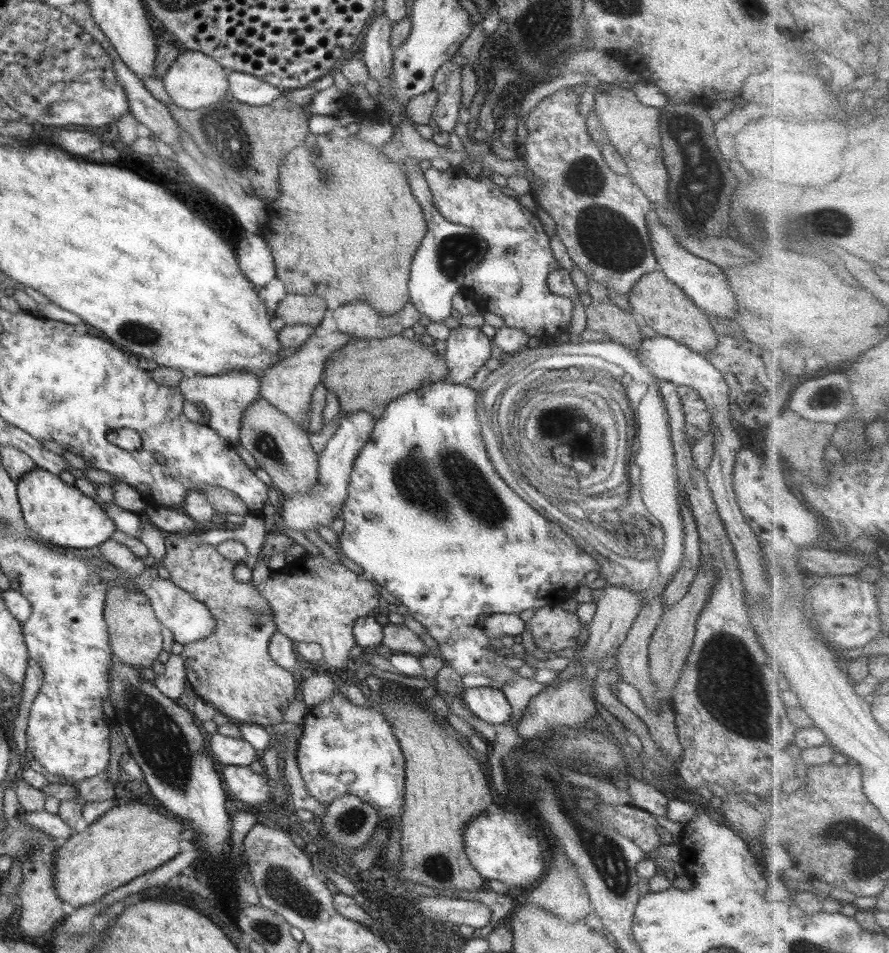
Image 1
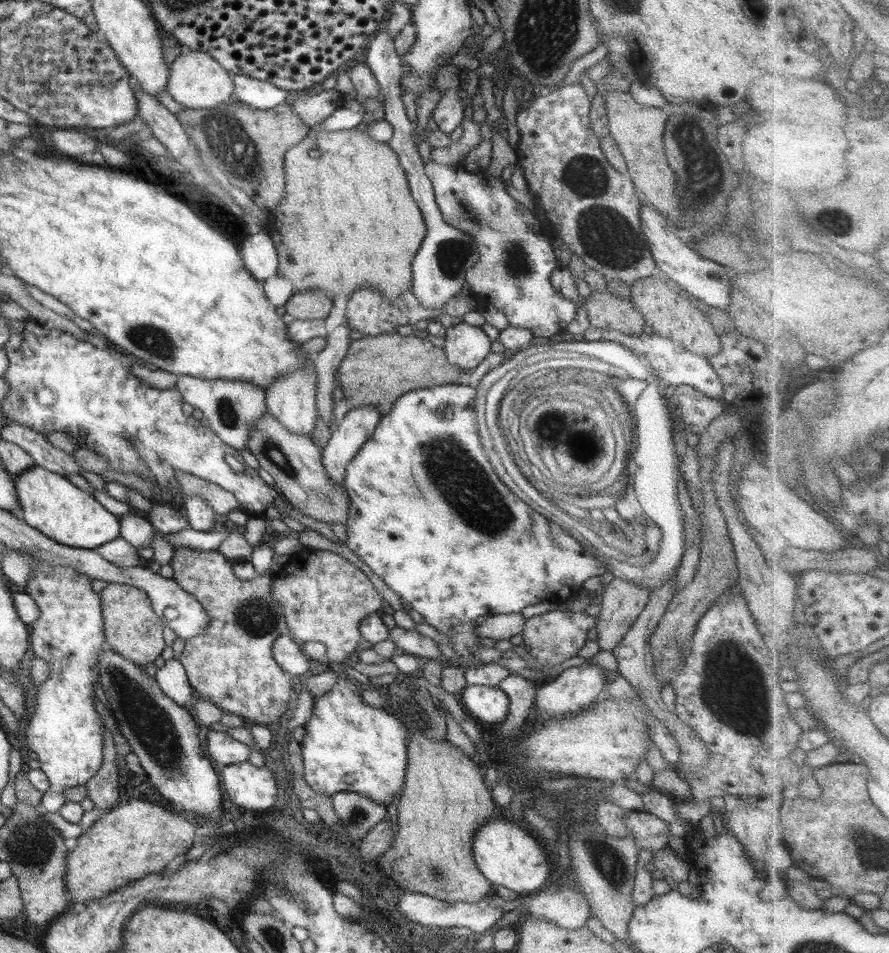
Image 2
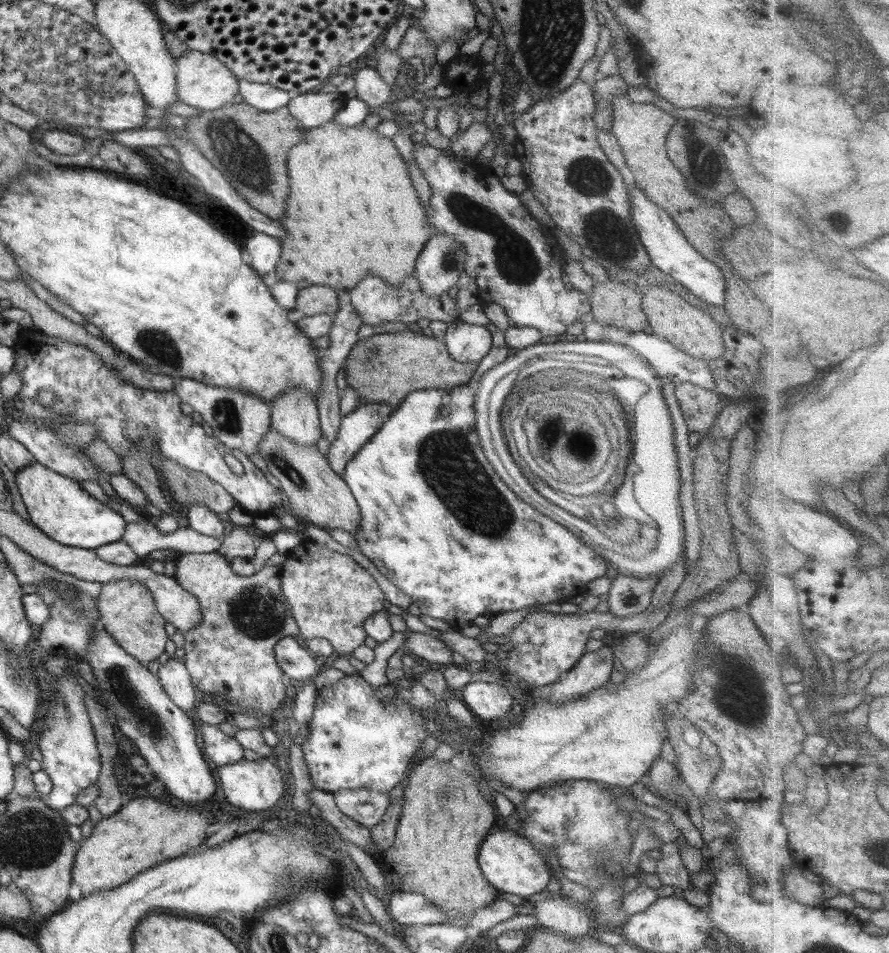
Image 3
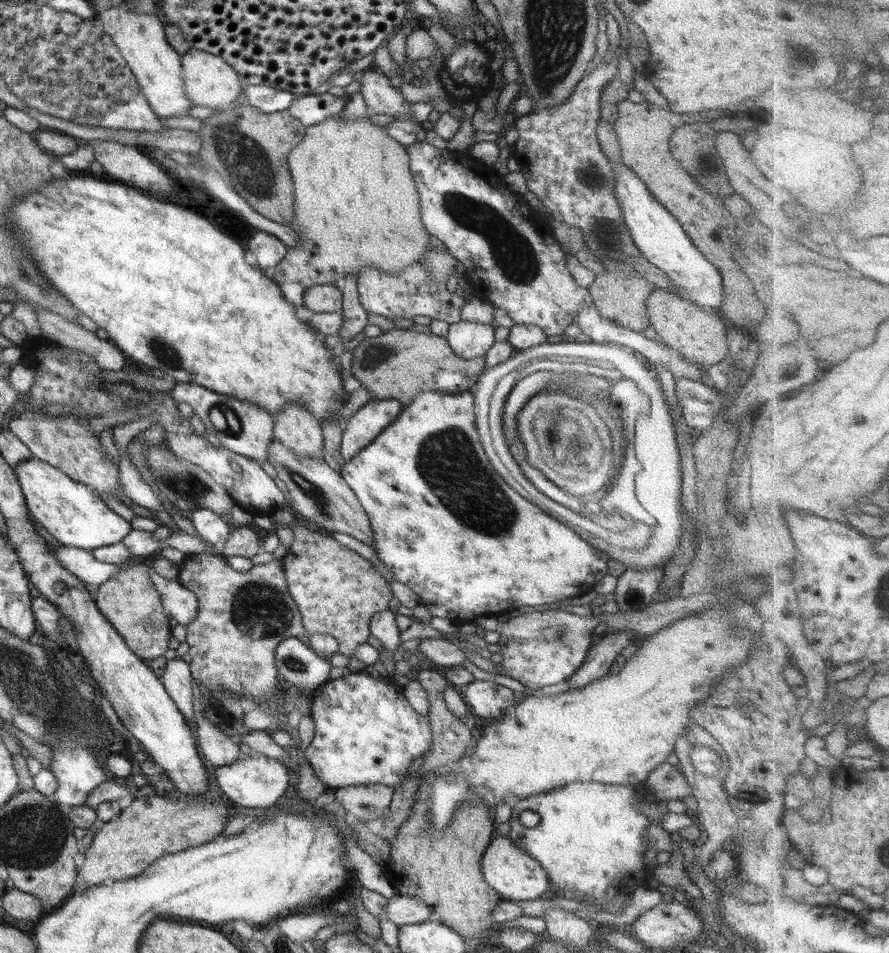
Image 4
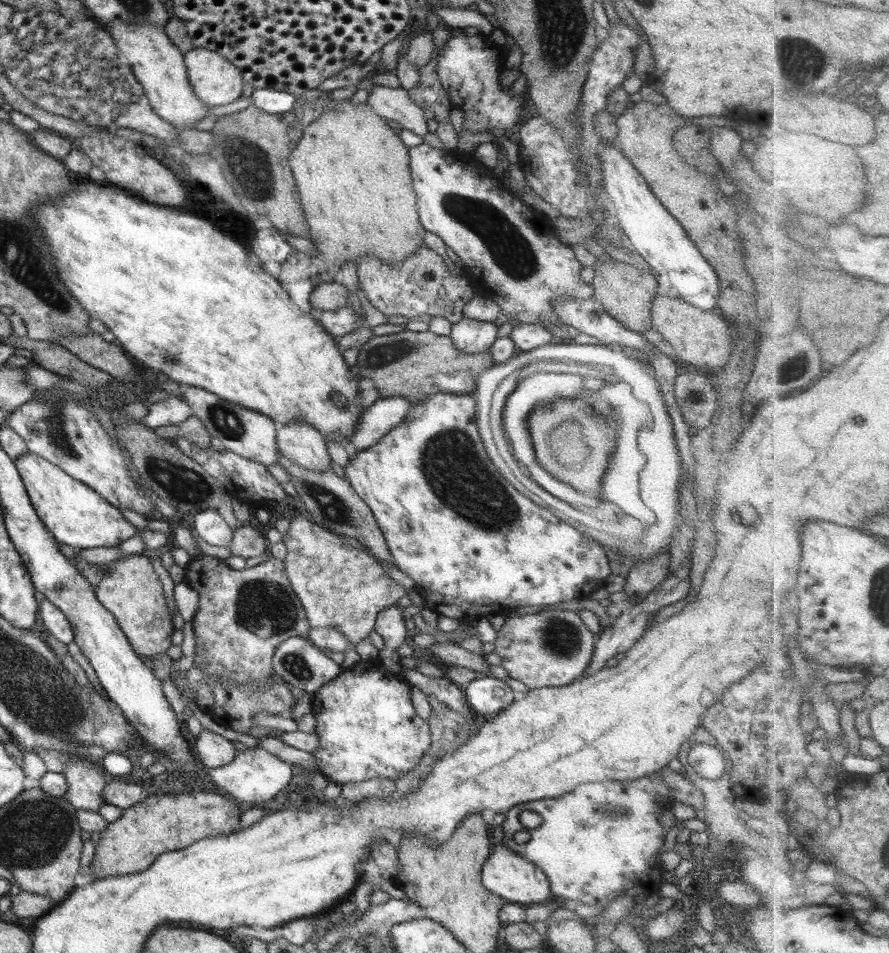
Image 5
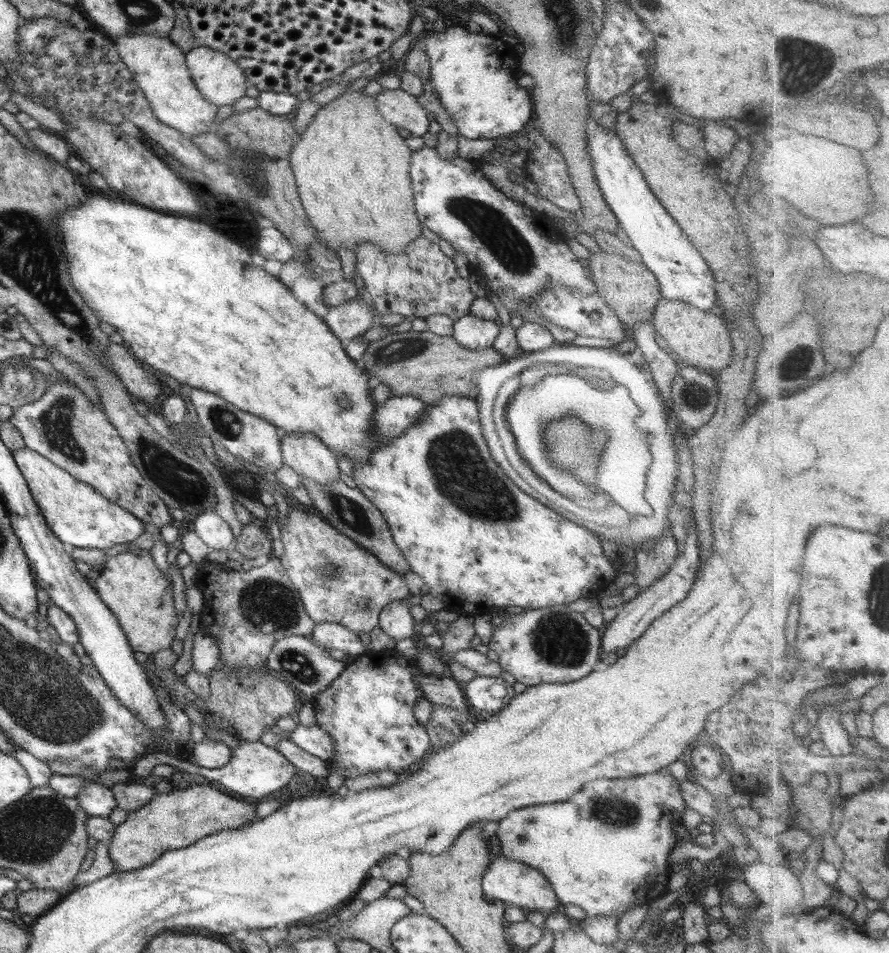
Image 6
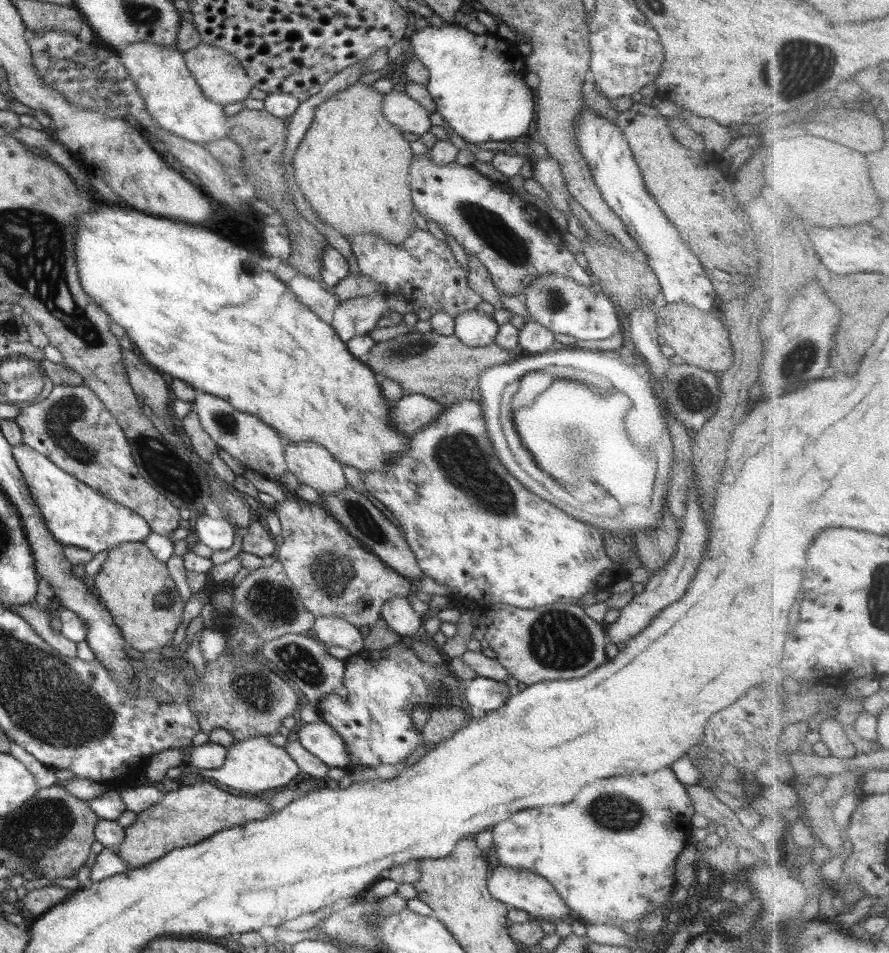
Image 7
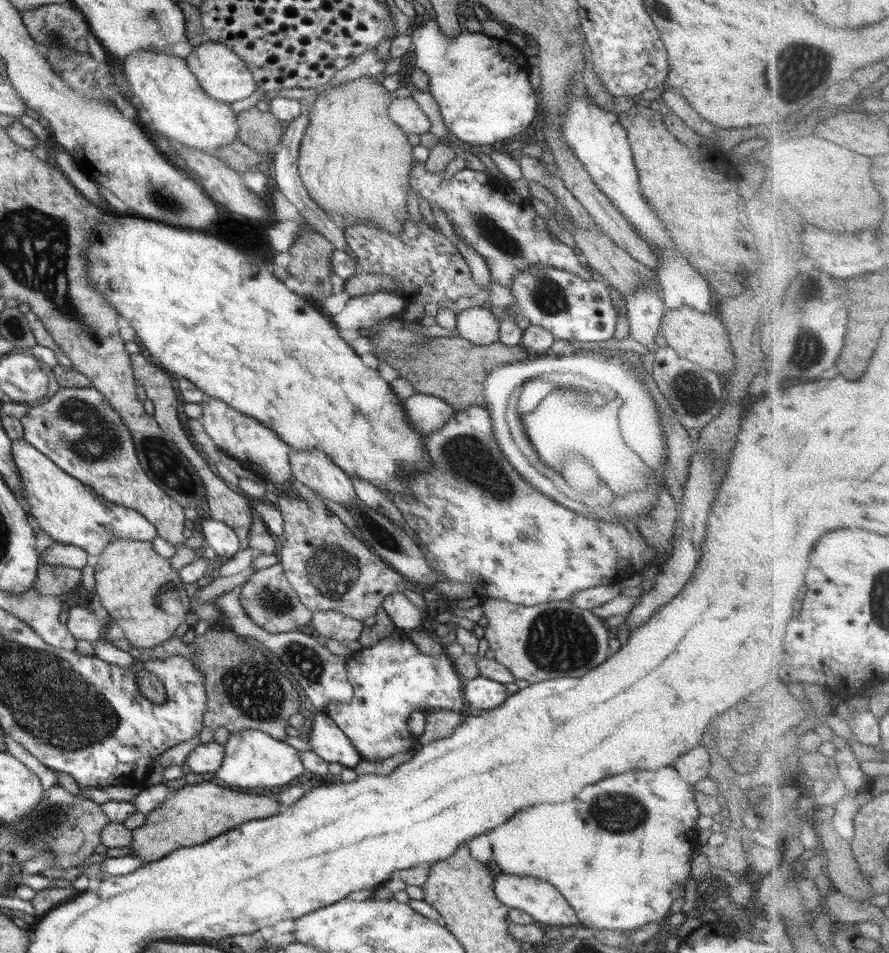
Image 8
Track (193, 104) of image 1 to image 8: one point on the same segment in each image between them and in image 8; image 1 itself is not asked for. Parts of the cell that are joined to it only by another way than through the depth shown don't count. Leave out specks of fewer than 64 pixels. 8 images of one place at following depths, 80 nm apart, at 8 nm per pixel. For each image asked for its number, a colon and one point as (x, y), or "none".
2: (197, 81)
3: (202, 81)
4: (208, 81)
5: (216, 81)
6: (220, 80)
7: (222, 78)
8: (224, 76)

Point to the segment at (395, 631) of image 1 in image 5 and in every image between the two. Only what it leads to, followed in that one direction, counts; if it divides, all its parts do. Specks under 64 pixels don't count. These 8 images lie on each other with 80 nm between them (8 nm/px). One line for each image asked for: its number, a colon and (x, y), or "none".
2: (411, 642)
3: (435, 651)
4: (442, 652)
5: (450, 654)

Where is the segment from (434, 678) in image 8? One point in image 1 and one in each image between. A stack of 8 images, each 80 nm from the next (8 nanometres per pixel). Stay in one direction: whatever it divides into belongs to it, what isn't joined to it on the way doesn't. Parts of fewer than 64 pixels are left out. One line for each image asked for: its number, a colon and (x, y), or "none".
1: (343, 749)
2: (349, 746)
3: (355, 742)
4: (366, 732)
5: (367, 727)
6: (368, 710)
7: (384, 686)

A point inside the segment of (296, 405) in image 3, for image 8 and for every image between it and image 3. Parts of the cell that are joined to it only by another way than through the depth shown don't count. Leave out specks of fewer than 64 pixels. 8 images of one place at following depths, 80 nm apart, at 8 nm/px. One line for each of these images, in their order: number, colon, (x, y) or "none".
4: (296, 427)
5: (298, 440)
6: (310, 458)
7: (312, 464)
8: (314, 468)

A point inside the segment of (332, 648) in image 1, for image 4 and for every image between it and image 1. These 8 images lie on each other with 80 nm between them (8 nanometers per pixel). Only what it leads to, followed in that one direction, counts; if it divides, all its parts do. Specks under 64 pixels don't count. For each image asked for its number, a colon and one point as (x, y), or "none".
2: (323, 596)
3: (330, 595)
4: (337, 591)

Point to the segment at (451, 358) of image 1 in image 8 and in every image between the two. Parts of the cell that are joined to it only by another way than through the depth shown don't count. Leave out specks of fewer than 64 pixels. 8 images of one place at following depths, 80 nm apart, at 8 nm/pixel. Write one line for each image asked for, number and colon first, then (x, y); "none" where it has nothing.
2: (466, 346)
3: (465, 343)
4: (468, 340)
5: (471, 336)
6: (473, 333)
7: (473, 328)
8: (477, 325)

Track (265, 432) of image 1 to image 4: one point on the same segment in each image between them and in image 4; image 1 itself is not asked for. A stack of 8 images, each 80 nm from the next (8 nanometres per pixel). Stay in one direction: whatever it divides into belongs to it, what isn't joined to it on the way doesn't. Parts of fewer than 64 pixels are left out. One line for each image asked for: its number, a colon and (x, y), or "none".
2: (295, 462)
3: (320, 497)
4: (320, 495)

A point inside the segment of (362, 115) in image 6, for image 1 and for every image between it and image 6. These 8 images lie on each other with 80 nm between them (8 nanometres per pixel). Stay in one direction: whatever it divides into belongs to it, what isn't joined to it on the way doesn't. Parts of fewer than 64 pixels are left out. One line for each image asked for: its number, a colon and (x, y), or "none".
1: (346, 226)
2: (349, 220)
3: (352, 211)
4: (355, 203)
5: (352, 172)

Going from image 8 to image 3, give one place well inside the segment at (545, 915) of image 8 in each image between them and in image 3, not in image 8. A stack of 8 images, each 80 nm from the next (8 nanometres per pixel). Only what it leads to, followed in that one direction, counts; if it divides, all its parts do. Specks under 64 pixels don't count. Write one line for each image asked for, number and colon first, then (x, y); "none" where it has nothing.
3: (510, 863)
4: (511, 871)
5: (505, 873)
6: (512, 881)
7: (525, 890)

